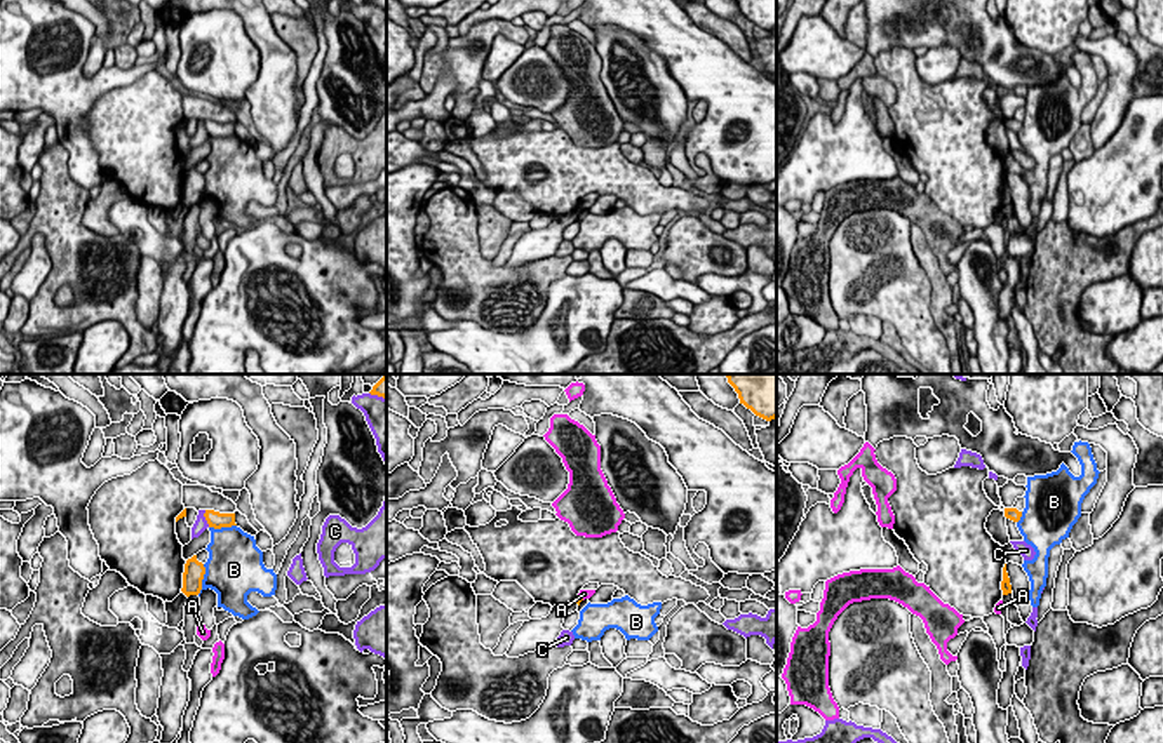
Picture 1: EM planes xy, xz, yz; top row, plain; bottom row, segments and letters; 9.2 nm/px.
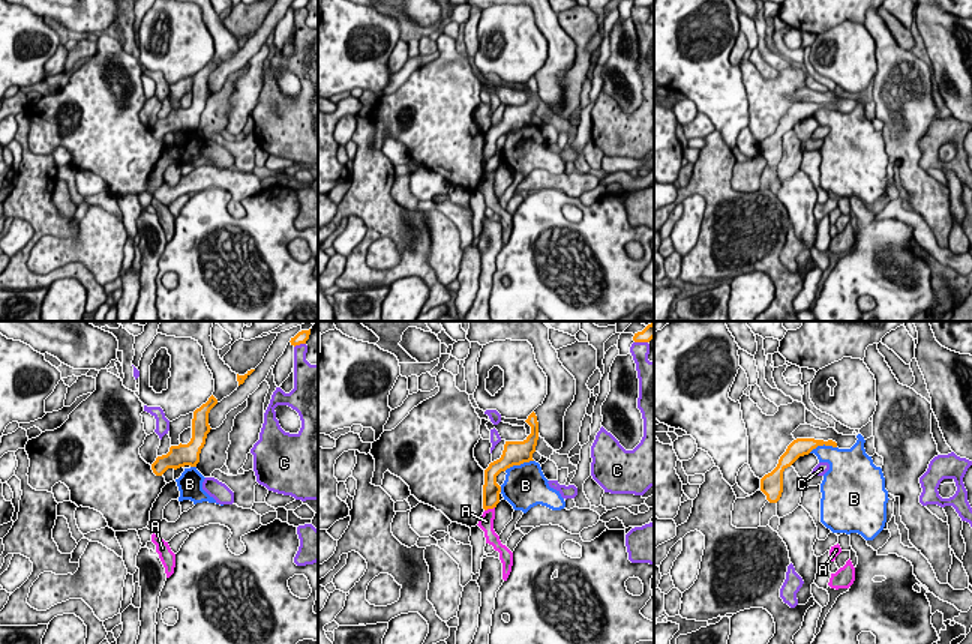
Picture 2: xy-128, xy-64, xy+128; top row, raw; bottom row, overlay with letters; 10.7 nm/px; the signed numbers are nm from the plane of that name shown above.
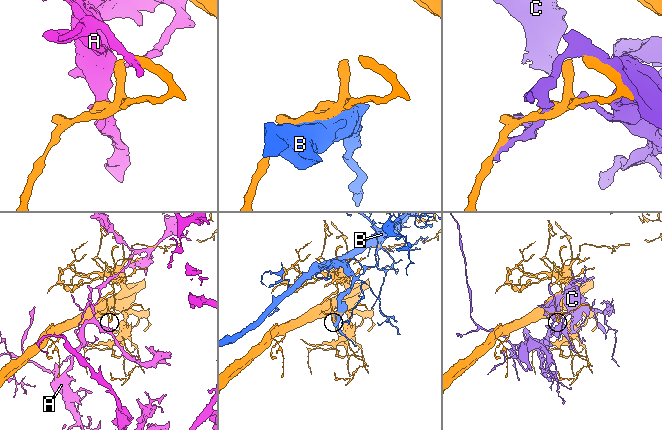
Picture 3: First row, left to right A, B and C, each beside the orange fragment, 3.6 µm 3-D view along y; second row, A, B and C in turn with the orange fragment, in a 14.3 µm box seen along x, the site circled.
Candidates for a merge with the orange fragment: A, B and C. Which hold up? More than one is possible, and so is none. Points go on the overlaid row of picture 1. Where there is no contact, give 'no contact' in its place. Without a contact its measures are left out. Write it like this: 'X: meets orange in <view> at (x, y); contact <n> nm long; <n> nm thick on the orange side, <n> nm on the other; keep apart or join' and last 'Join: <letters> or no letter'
A: meets orange in xz at (582, 599); contact 70 nm long; 50 nm thick on the orange side, 100 nm on the other; keep apart
B: meets orange in xy at (202, 578); contact 300 nm long; 190 nm thick on the orange side, 440 nm on the other; keep apart
C: meets orange in xy at (206, 519); contact 170 nm long; 160 nm thick on the orange side, 130 nm on the other; keep apart
Join: no letter

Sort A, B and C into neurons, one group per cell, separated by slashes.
A / B / C

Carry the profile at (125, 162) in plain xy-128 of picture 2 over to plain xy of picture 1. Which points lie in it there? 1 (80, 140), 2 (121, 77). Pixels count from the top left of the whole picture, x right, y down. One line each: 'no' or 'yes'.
1: no
2: no

